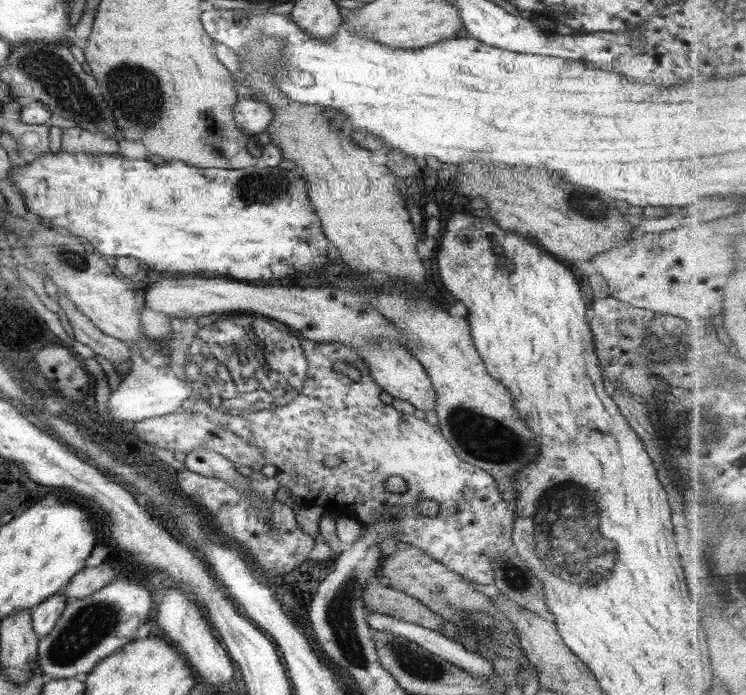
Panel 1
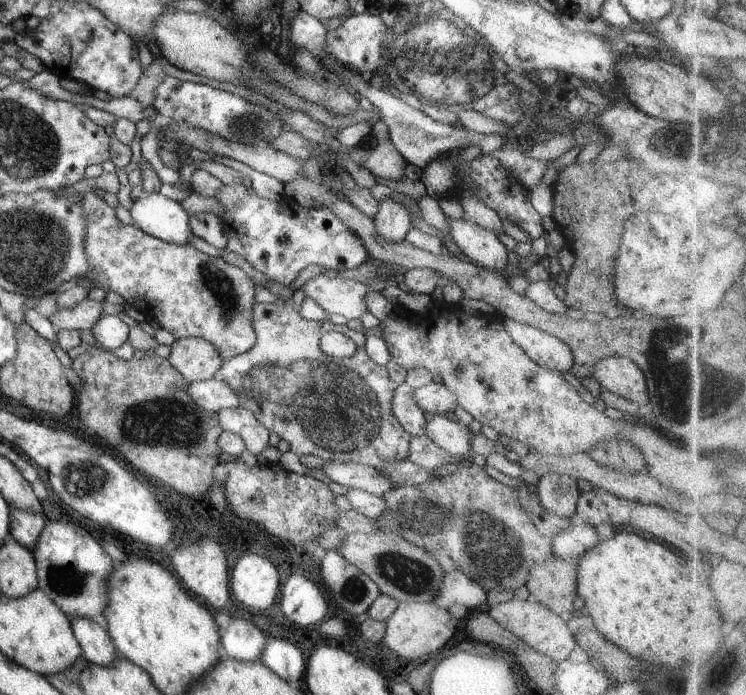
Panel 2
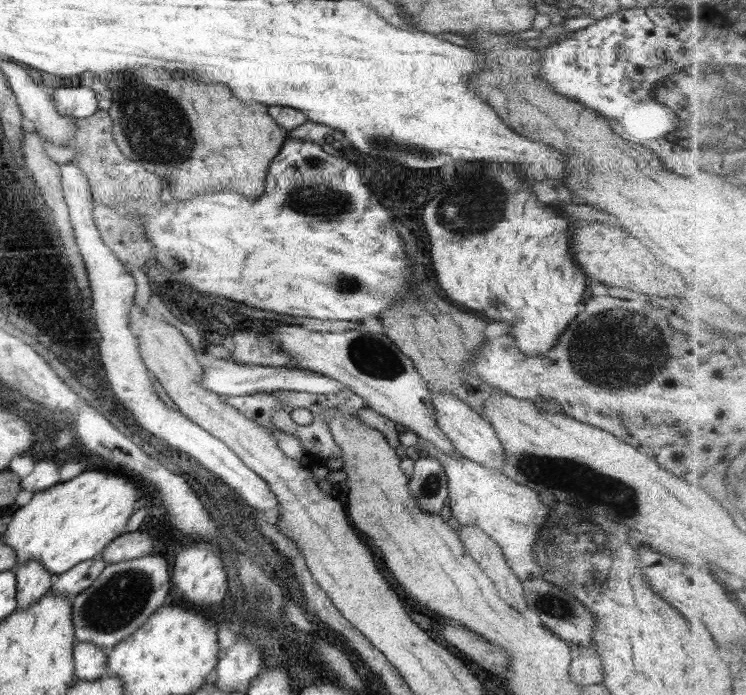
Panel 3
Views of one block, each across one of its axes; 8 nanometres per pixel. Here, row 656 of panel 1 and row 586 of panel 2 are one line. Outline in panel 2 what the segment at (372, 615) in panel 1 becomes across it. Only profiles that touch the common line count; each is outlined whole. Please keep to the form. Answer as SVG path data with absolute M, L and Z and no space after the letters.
M451 570L444 575L434 604L448 609L453 604L463 604L469 610L480 608L488 603L488 591L468 574L459 570Z

